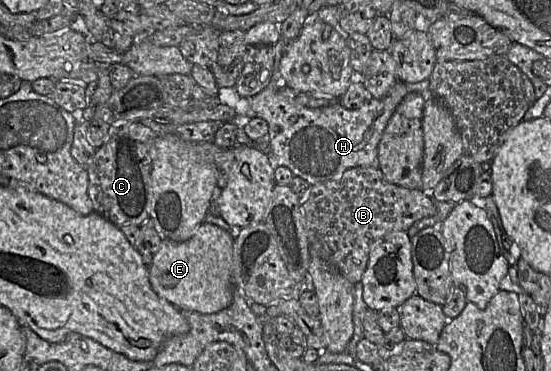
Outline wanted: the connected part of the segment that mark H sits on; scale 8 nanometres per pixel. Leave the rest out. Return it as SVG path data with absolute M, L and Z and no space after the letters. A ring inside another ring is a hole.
M282 37L273 45L272 79L261 92L243 97L235 87L219 87L219 101L235 110L240 123L245 118L263 118L269 127L270 152L267 156L271 165L274 169L277 166L289 168L294 176L302 178L310 186L336 180L354 167L379 168L378 145L388 121L407 94L416 92L423 95L423 87L398 80L386 96L380 99L368 96L363 105L355 110L349 110L339 102L308 108L296 102L297 92L287 86L279 72L286 46Z

